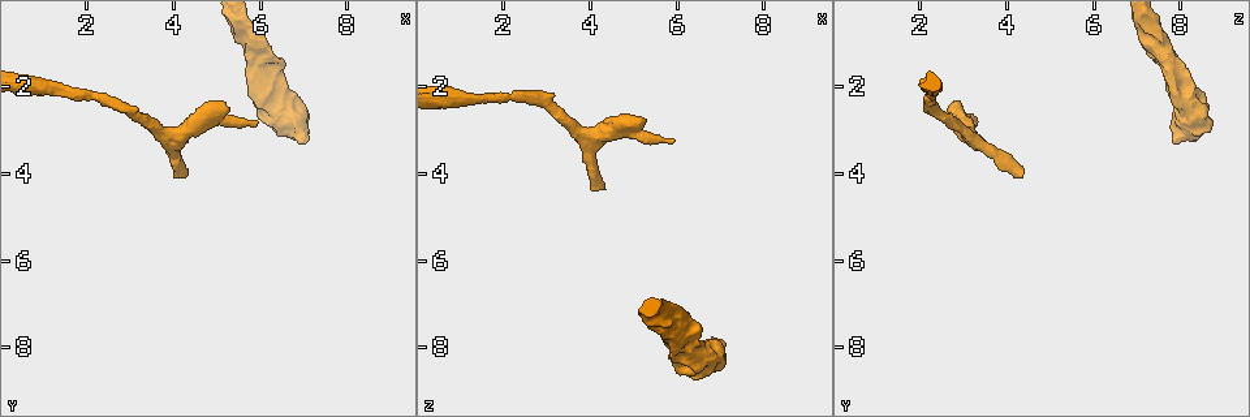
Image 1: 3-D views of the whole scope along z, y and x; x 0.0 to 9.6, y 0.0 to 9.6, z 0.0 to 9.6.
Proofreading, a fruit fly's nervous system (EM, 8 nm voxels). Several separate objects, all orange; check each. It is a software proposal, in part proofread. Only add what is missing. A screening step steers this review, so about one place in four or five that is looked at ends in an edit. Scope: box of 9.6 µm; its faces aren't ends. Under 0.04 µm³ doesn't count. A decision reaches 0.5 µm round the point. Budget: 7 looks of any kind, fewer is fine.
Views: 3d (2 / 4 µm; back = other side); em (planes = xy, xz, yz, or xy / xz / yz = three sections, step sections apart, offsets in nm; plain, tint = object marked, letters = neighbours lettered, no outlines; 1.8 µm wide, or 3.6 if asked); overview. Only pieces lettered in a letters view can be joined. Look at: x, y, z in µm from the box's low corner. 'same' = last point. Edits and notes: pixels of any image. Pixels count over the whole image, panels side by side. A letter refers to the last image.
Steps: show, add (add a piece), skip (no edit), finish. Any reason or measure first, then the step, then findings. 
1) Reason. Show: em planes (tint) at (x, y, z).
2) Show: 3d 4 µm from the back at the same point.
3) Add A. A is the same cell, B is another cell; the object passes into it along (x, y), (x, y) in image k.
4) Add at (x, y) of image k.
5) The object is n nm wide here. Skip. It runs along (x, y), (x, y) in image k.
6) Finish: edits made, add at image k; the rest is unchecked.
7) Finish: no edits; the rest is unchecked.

Free end. Show: 3d 2 µm at (4.35, 4.05, 4.30).

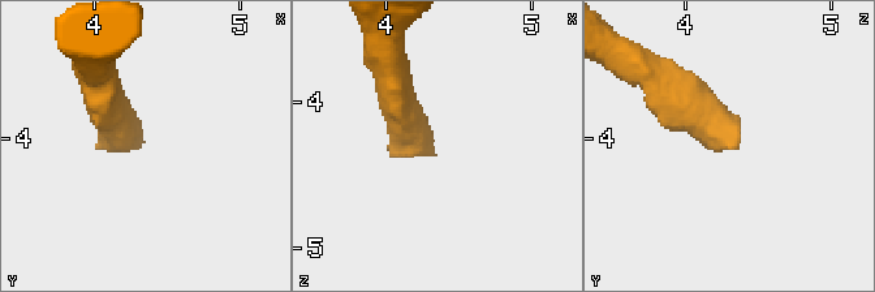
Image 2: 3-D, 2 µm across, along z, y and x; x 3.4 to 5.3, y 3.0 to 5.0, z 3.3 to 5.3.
Show: em planes (letters) at (4.36, 4.00, 4.34).

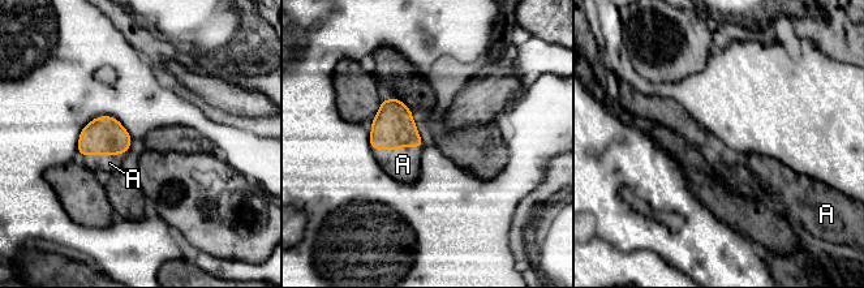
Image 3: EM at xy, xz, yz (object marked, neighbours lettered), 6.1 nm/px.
The longest contact is with A, 320 nm. Add A. A is the same cell; the object passes into it along (392, 128), (398, 149), (403, 164) in image 3; it goes on there.

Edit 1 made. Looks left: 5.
Branch stops here. Show: 3d 4 µm at (5.95, 2.85, 3.25).

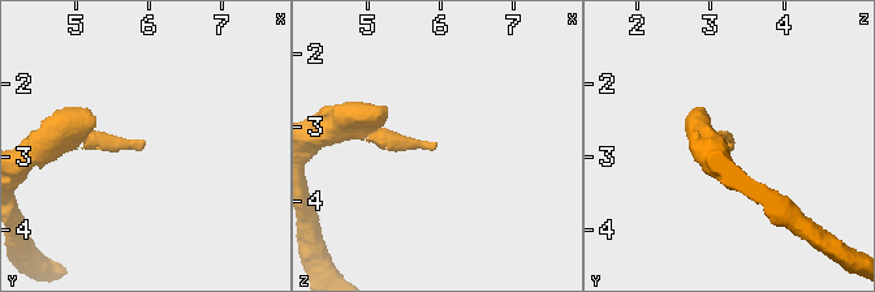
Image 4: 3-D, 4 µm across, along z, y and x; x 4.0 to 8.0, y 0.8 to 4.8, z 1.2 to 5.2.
Show: em xz step 8 (letters) at (5.95, 2.85, 3.30).

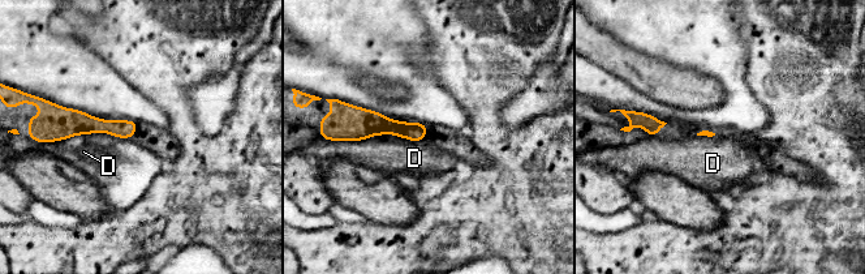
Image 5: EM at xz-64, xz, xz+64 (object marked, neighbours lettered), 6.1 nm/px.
Another direction. Show: em planes (letters) at the same point.

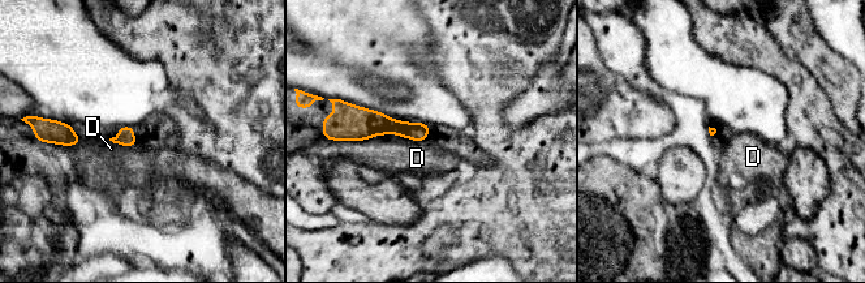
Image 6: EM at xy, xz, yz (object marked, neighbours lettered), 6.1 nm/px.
Skip. D is another cell; a border runs along (108, 140), (134, 146) in image 6; no lettered piece goes on from it.

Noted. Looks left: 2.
Thick end. Show: em xy step 8 (letters) at (6.45, 1.35, 7.40).

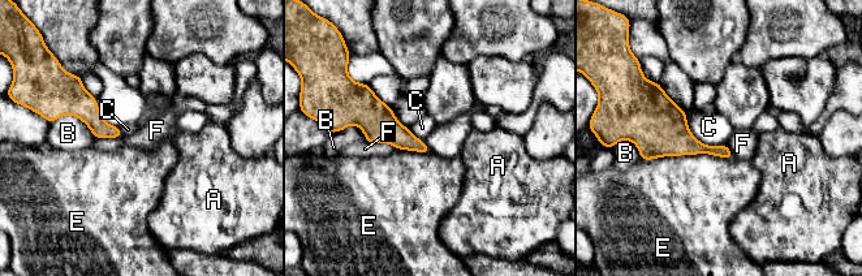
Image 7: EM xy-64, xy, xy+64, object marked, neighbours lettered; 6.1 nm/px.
The longest contact is with E, 600 nm. Skip. A, B, C, E and F are other cells; a border runs along (366, 141), (387, 142), (396, 149) in image 7; none of them fits.

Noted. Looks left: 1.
Finish: edits made, add at image 3; the rest is unchecked.

